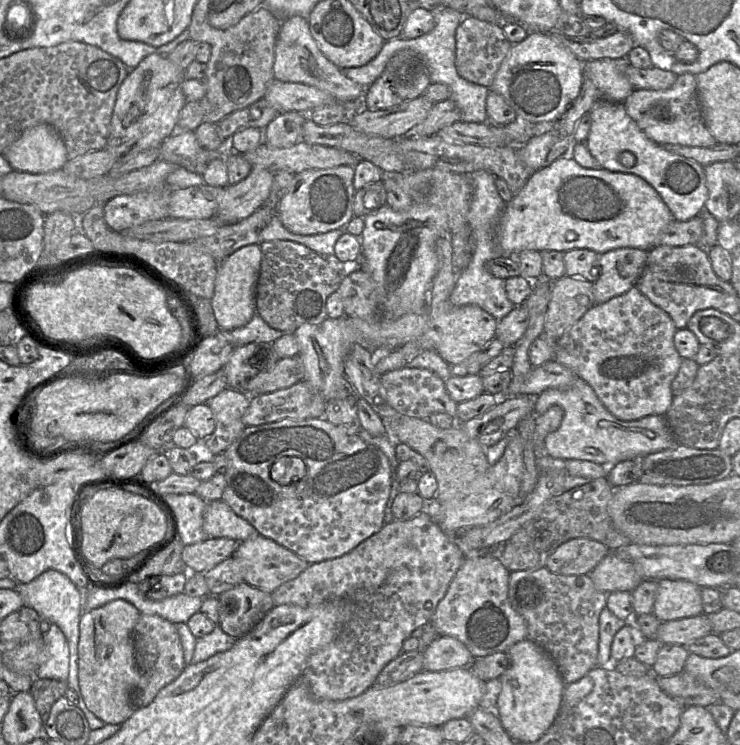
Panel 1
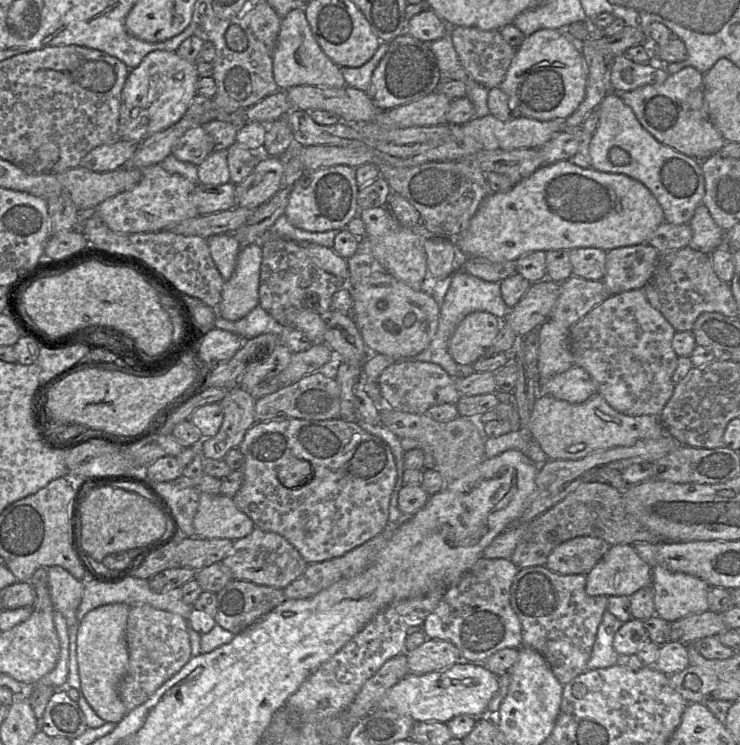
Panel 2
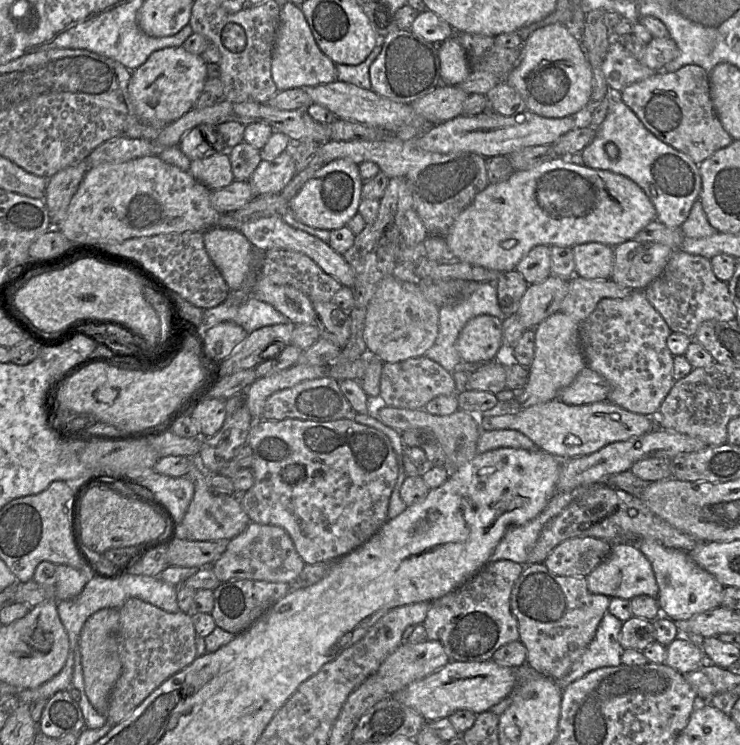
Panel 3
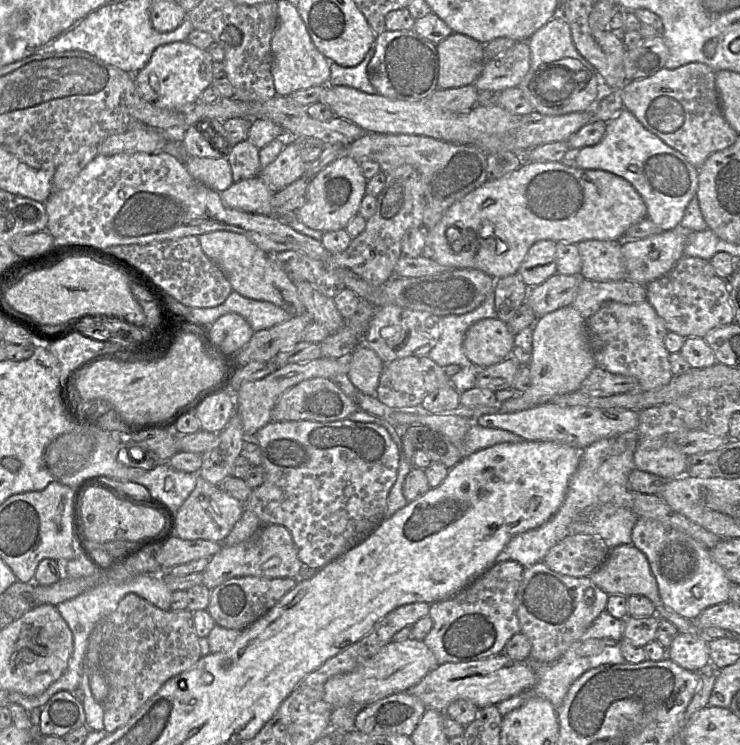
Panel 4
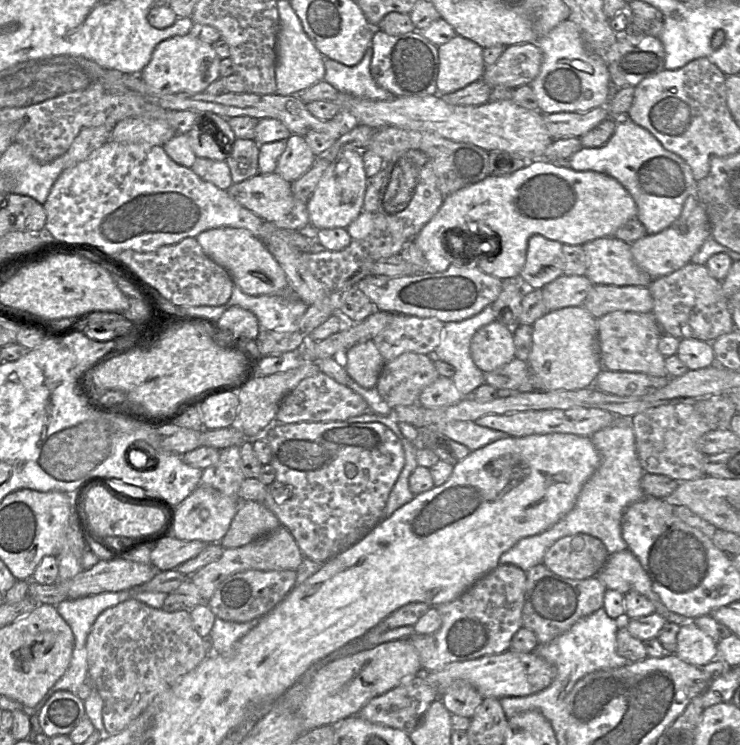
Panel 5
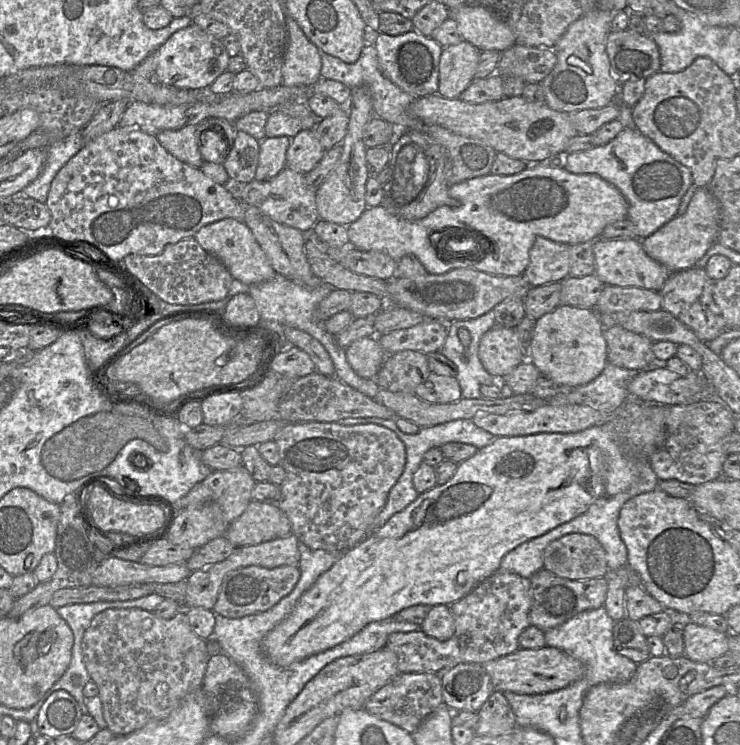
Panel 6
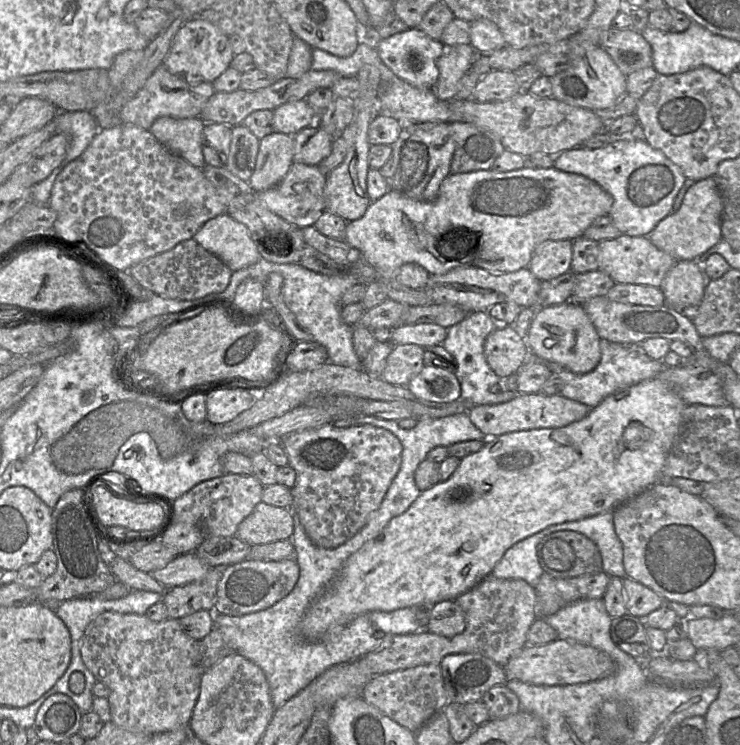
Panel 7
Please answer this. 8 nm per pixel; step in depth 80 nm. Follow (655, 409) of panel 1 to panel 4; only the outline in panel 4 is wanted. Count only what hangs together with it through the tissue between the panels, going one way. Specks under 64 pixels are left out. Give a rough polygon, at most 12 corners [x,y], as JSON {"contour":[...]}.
{"contour":[[648,300],[587,320],[598,367],[643,391],[673,378],[668,329]]}

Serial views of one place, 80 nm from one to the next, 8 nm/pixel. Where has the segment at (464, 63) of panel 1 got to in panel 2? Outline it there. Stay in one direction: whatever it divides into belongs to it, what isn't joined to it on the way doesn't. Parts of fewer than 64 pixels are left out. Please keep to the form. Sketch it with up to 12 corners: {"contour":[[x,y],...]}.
{"contour":[[451,27],[472,79],[499,87],[516,53],[499,30]]}

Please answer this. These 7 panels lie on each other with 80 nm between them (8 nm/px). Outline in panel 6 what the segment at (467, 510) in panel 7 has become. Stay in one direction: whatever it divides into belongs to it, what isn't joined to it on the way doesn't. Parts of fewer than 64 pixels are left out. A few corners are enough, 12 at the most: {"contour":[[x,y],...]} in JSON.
{"contour":[[628,399],[496,437],[324,572],[262,641],[287,666],[627,491],[665,438]]}

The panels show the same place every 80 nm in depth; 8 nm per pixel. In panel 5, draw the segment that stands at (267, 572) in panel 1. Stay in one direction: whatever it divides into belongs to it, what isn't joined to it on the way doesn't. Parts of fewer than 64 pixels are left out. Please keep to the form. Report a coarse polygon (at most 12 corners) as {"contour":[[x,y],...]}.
{"contour":[[283,526],[189,579],[204,603],[235,573],[297,571],[304,558]]}

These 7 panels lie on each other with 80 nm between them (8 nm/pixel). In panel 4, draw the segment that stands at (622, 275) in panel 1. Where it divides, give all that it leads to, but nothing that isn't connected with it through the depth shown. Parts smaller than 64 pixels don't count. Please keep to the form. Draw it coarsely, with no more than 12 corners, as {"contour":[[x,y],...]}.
{"contour":[[681,226],[622,240],[626,279],[669,273],[693,232]]}

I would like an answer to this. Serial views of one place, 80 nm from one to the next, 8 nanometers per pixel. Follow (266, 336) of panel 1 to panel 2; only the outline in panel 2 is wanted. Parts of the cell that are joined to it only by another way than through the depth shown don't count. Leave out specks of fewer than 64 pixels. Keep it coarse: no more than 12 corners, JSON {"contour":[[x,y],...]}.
{"contour":[[259,304],[237,321],[216,309],[214,327],[244,341],[267,333],[283,336],[286,328]]}

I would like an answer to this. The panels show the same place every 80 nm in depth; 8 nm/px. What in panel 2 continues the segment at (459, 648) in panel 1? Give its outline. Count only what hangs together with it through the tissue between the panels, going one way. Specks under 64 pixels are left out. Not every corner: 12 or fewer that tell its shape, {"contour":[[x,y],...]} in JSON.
{"contour":[[426,639],[405,653],[410,674],[445,670],[462,660],[455,645]]}

